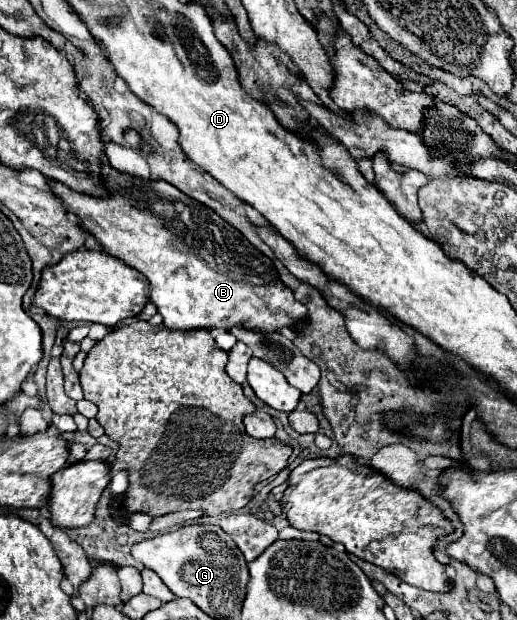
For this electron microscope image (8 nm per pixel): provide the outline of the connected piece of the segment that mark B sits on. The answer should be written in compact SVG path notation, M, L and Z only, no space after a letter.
M105 165L103 181L109 187L109 197L93 197L85 193L77 193L63 183L49 181L55 195L65 203L65 207L79 215L81 225L103 243L105 251L129 267L143 273L149 281L151 303L163 315L163 325L167 329L191 331L191 329L225 329L245 327L251 331L273 333L283 327L295 327L297 323L307 319L307 307L295 301L293 293L281 283L277 269L269 257L265 257L259 249L247 243L247 239L223 221L215 211L189 199L185 193L177 191L177 187L165 181L143 181L133 179L131 175L119 173L113 167Z

